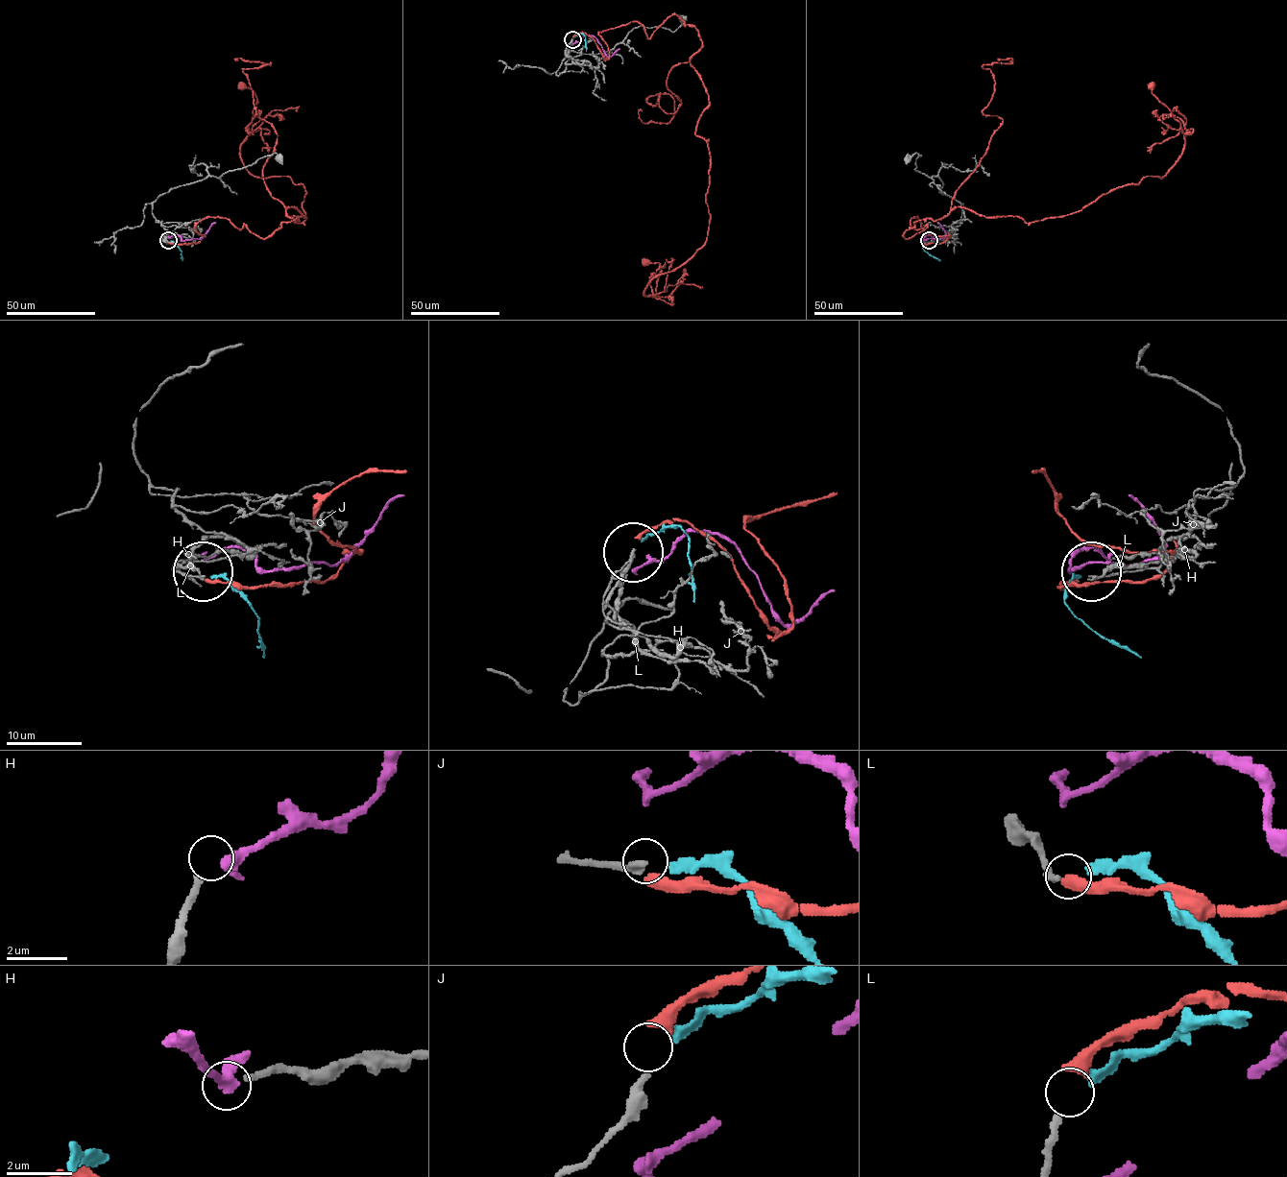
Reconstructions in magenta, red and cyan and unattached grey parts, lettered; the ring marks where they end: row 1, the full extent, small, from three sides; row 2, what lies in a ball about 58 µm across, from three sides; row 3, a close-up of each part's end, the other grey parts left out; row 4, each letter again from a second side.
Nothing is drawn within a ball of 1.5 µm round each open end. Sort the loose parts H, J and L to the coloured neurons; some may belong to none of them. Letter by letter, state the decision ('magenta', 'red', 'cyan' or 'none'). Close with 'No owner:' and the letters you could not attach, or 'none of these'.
H: none
J: cyan
L: red
No owner: H

